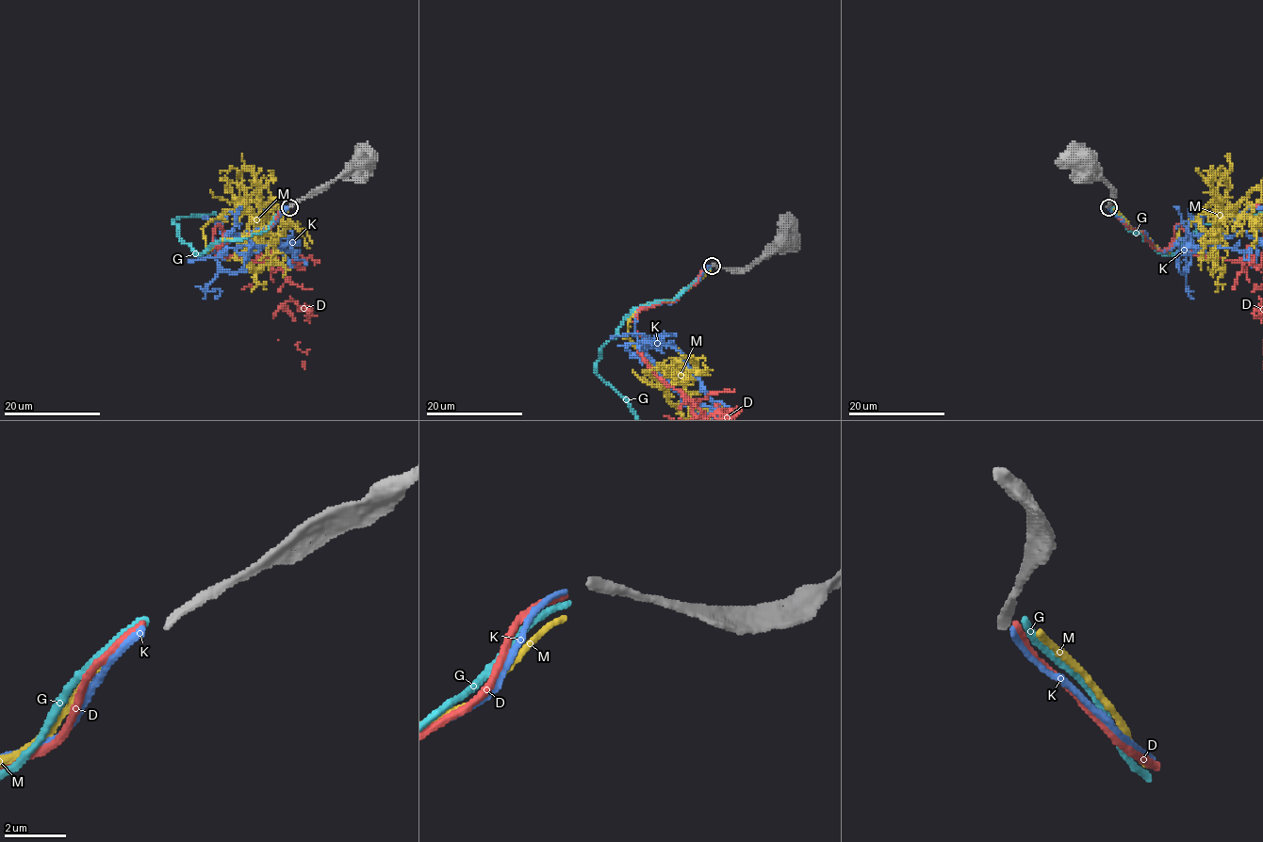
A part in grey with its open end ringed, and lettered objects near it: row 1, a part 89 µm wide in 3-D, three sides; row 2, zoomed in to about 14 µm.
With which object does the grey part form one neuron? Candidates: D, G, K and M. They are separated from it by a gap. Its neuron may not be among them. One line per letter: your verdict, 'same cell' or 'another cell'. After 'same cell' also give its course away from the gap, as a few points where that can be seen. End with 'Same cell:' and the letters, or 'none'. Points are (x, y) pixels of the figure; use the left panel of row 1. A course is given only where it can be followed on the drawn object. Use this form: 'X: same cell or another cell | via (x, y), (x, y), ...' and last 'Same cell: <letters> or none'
D: another cell
G: another cell
K: another cell
M: another cell
Same cell: none

